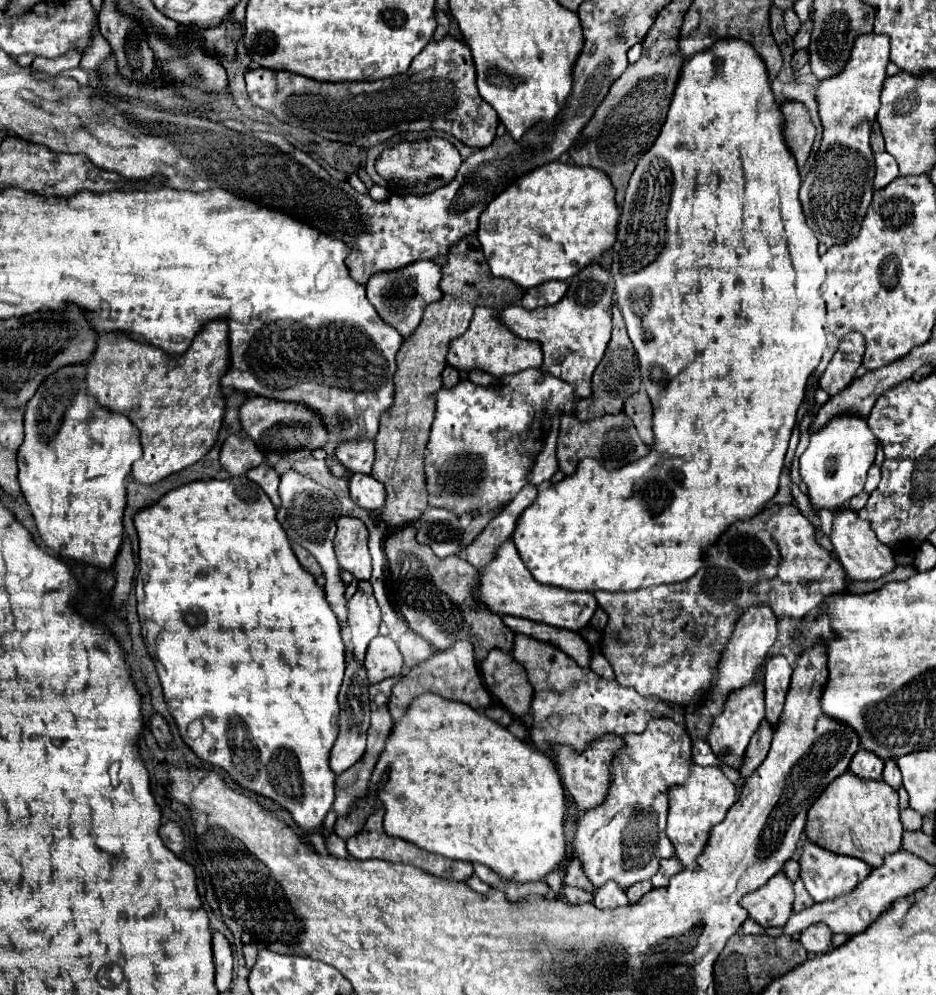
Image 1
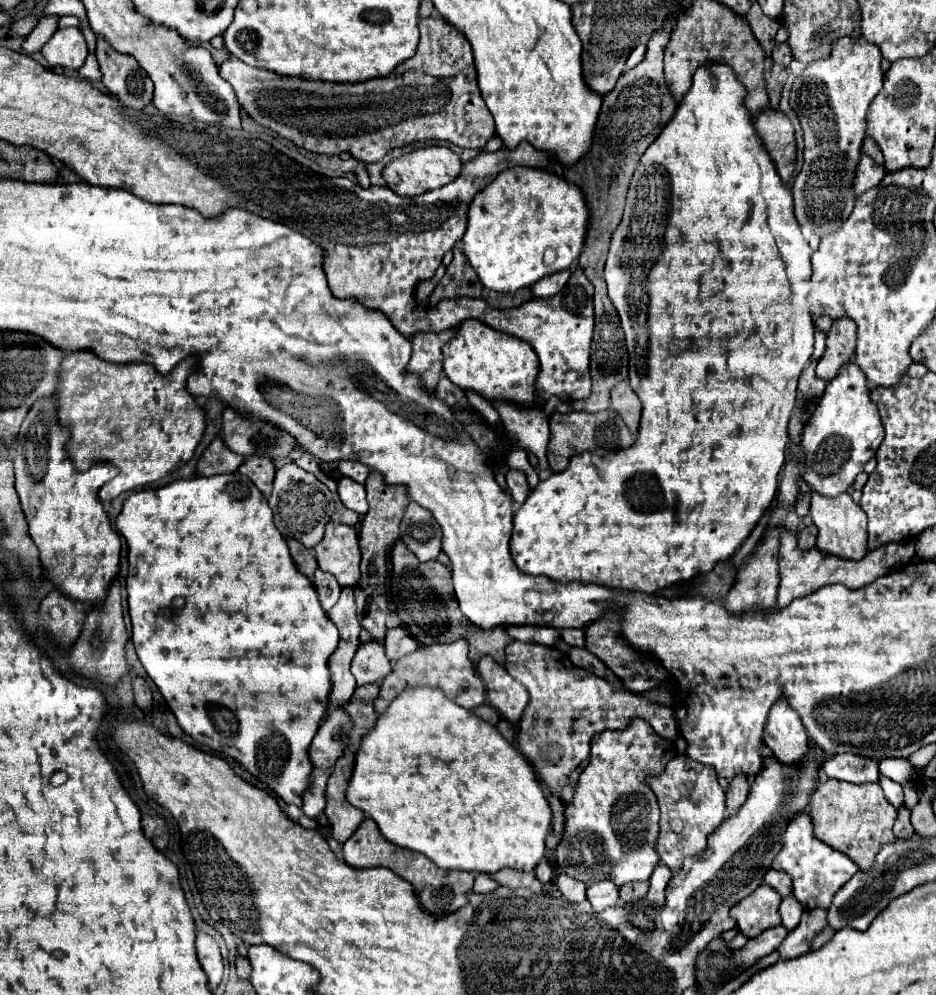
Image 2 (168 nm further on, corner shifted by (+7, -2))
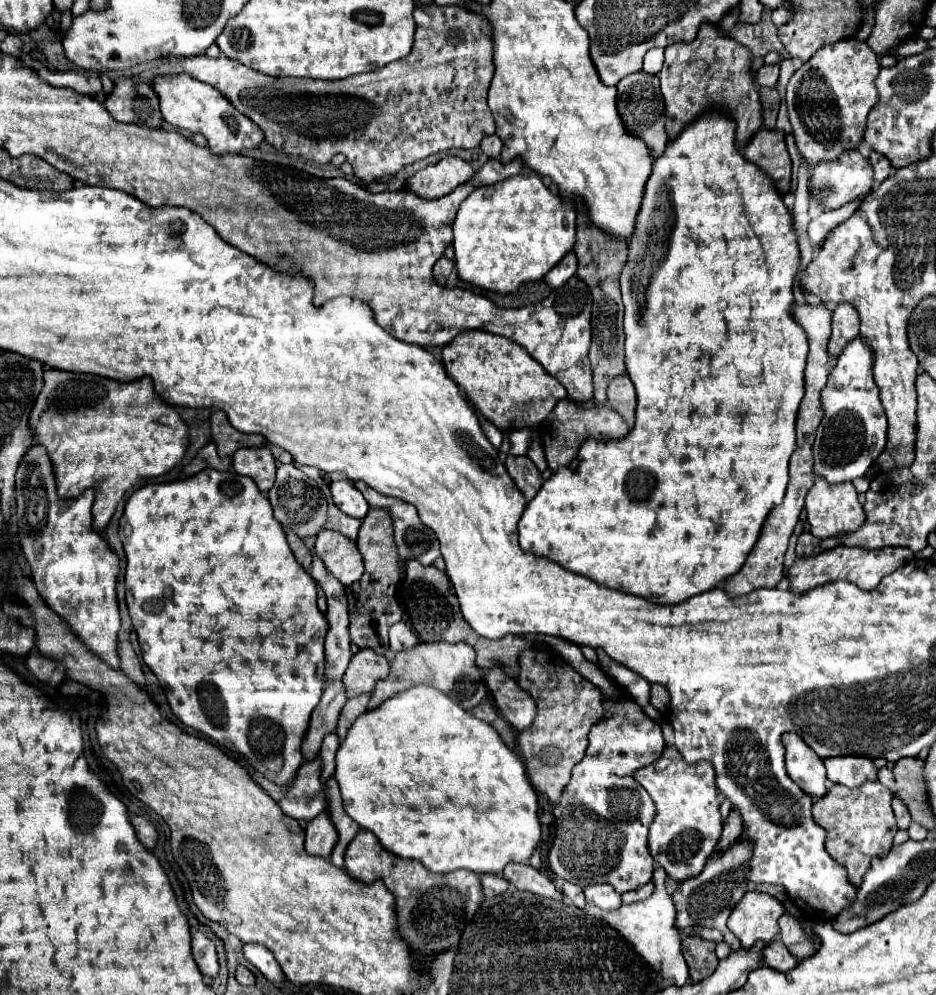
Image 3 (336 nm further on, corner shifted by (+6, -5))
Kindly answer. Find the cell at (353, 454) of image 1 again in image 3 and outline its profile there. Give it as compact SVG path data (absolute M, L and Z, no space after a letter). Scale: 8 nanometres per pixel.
M356 482L356 488L364 494L372 508L382 508L390 512L394 524L394 542L398 546L400 560L418 560L424 566L434 564L440 556L440 544L436 534L424 526L412 504L398 498L388 498L372 488L364 488L364 482Z

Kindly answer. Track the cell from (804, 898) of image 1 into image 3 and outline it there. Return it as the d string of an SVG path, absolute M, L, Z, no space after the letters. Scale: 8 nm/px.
M784 914L780 918L780 940L784 942L784 946L790 950L790 954L796 958L796 960L804 960L804 958L810 958L818 952L820 948L820 940L816 940L814 936L808 936L798 918L790 916L790 914Z

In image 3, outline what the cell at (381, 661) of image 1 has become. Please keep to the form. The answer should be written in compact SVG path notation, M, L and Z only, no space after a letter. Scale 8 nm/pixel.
M358 650L352 656L350 666L344 674L344 688L348 696L352 698L358 694L372 692L376 682L388 676L388 670L390 664L382 654L376 654L372 650Z

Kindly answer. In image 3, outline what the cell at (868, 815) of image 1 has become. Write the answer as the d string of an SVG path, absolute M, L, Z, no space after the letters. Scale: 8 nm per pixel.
M876 780L862 784L860 788L832 786L828 794L820 798L812 808L814 822L828 832L828 854L846 868L848 880L856 888L862 884L862 876L870 868L870 860L876 856L886 856L892 848L892 840L898 832L896 818L890 806L892 798L894 794Z

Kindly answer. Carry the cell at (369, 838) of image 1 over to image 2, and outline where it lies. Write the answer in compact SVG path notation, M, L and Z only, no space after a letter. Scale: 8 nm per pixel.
M363 819L359 829L343 843L343 855L345 855L345 861L349 865L355 865L359 869L361 867L387 867L387 869L391 869L393 873L397 873L399 877L409 881L415 887L415 891L419 893L421 905L437 915L451 913L451 911L457 911L459 907L463 907L467 903L465 895L471 891L473 881L475 881L475 873L471 873L471 871L439 869L429 861L429 857L415 853L415 851L407 851L403 847L397 847L395 843L389 843L387 839L381 837L379 827L371 819Z

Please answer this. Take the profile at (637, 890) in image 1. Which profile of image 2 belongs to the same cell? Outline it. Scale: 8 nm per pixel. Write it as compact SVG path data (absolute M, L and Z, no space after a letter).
M647 881L645 883L627 883L619 889L619 895L623 903L637 903L647 895L647 889L649 889Z

